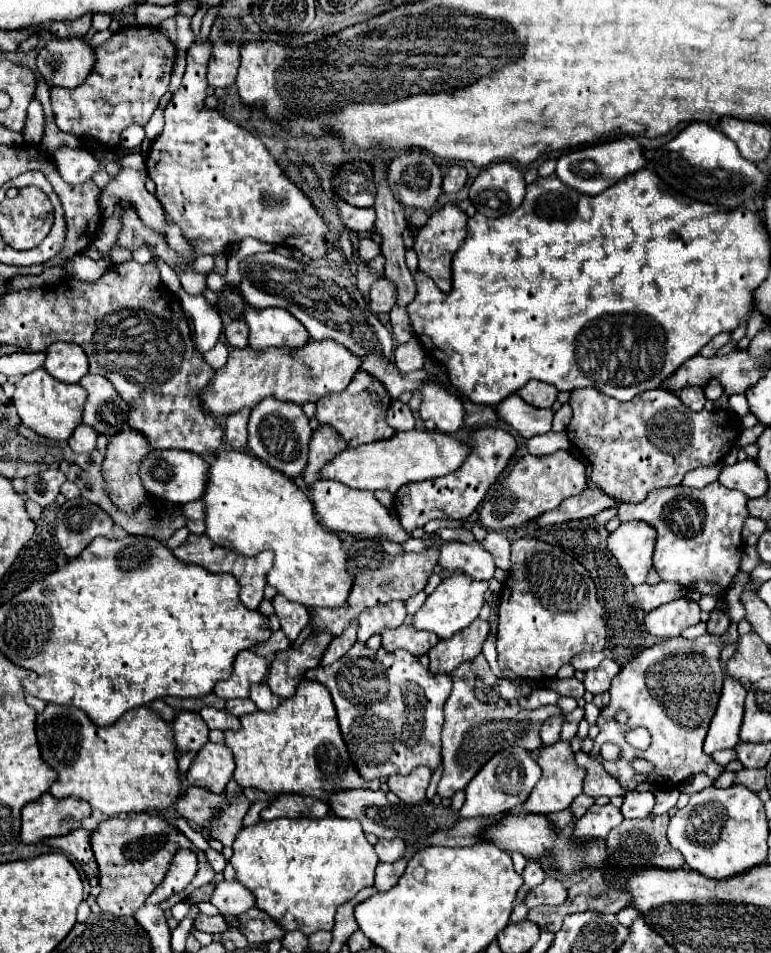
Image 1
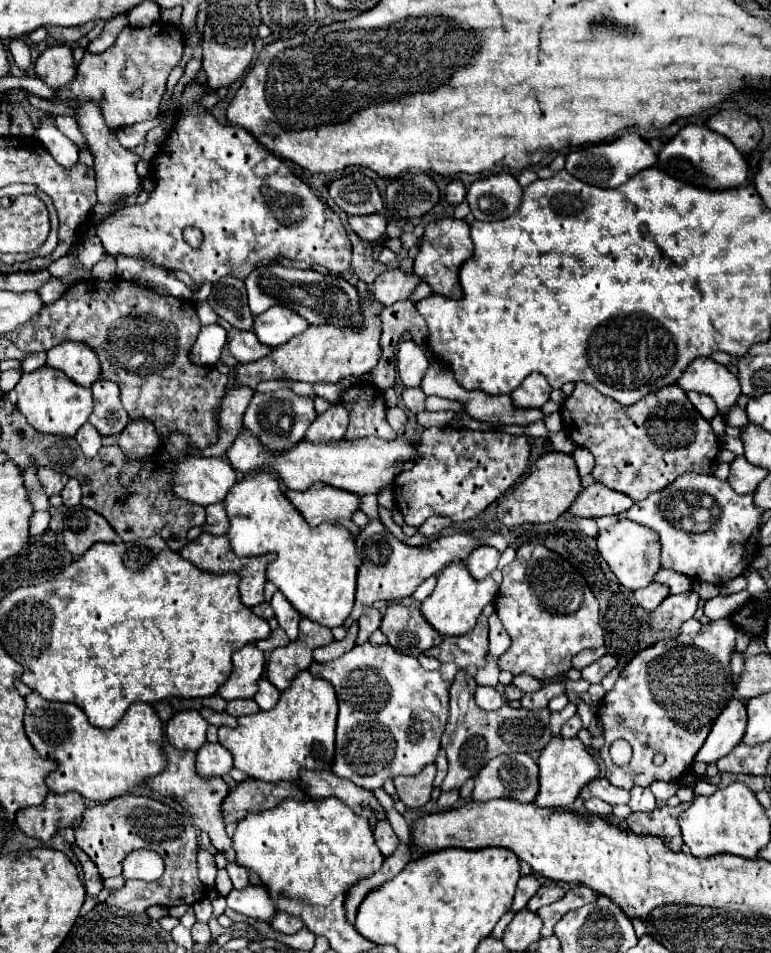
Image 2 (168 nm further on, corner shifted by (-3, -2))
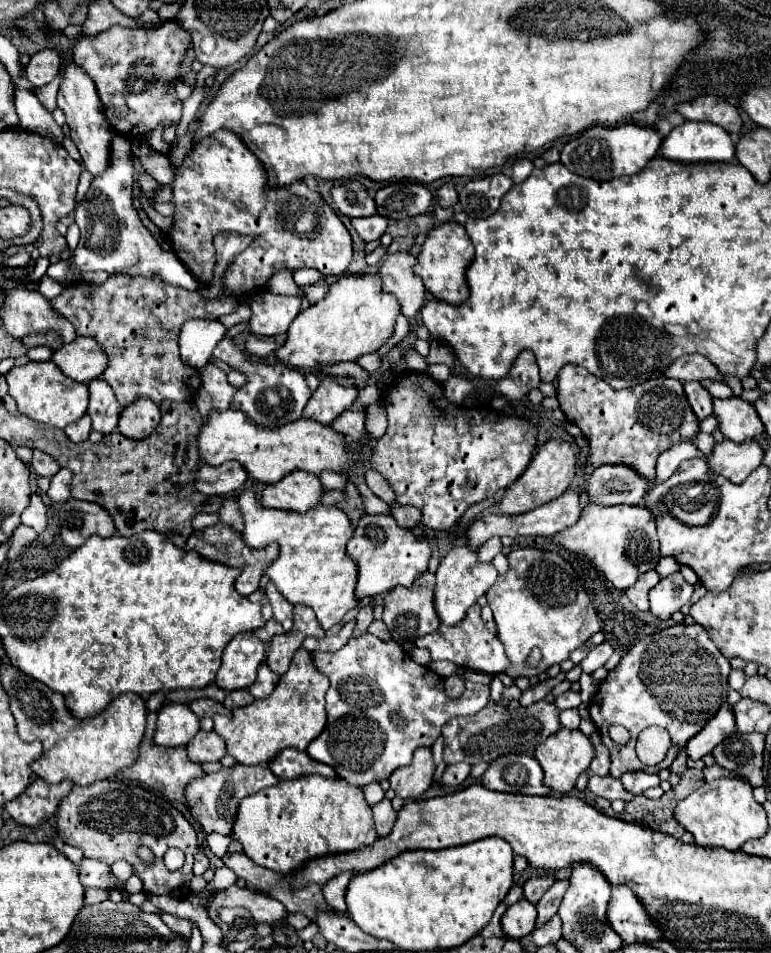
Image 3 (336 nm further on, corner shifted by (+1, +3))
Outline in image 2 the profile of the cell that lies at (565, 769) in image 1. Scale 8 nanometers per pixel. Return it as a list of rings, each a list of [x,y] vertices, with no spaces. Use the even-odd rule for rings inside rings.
[[[561,736],[551,738],[551,742],[543,748],[537,764],[539,764],[539,794],[533,804],[541,808],[569,810],[575,798],[579,796],[581,788],[599,774],[595,760],[587,754],[585,744],[579,738],[571,738],[571,740]]]

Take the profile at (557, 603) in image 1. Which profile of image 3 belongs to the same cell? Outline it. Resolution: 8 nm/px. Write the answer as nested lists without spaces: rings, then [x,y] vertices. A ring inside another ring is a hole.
[[[525,547],[511,551],[507,559],[507,575],[497,577],[495,585],[485,593],[493,611],[497,639],[503,643],[505,655],[511,659],[505,673],[513,679],[539,677],[551,665],[565,661],[569,653],[597,633],[601,625],[585,589],[577,579],[577,573],[559,553]],[[533,647],[539,647],[543,653],[543,659],[535,669],[525,665],[525,659]]]

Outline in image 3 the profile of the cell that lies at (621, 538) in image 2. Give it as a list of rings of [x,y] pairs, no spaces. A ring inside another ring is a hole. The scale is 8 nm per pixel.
[[[587,503],[579,521],[573,527],[551,535],[551,541],[565,547],[567,551],[587,557],[617,589],[629,589],[641,573],[655,569],[659,561],[655,517],[645,507]]]

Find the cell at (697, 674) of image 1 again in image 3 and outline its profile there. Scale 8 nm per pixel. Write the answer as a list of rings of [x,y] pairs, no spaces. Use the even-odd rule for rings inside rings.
[[[697,623],[673,625],[639,639],[621,657],[619,665],[609,671],[607,679],[601,681],[599,691],[589,705],[591,719],[597,725],[603,743],[611,751],[611,775],[621,777],[627,771],[657,773],[659,769],[669,767],[681,747],[685,747],[687,741],[699,733],[727,701],[729,671],[729,661],[719,653],[715,643],[711,643],[707,631]],[[615,723],[627,727],[631,733],[631,739],[625,745],[615,745],[609,739],[607,731]],[[645,725],[659,725],[671,735],[669,753],[655,767],[643,765],[635,755],[635,741]]]

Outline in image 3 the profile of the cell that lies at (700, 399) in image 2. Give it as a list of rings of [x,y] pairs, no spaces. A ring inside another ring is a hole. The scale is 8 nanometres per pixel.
[[[695,381],[685,383],[683,387],[685,387],[685,395],[687,395],[687,401],[689,401],[689,405],[691,405],[695,417],[697,417],[697,419],[709,417],[711,411],[713,411],[709,391],[707,391],[701,383],[695,383]]]

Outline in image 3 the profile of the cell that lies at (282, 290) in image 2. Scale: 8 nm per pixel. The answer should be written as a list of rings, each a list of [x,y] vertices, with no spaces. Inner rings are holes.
[[[319,281],[319,283],[311,285],[311,287],[303,287],[305,299],[307,299],[311,305],[313,305],[313,303],[319,303],[319,301],[327,295],[327,291],[329,291],[329,283],[327,283],[327,281]]]

